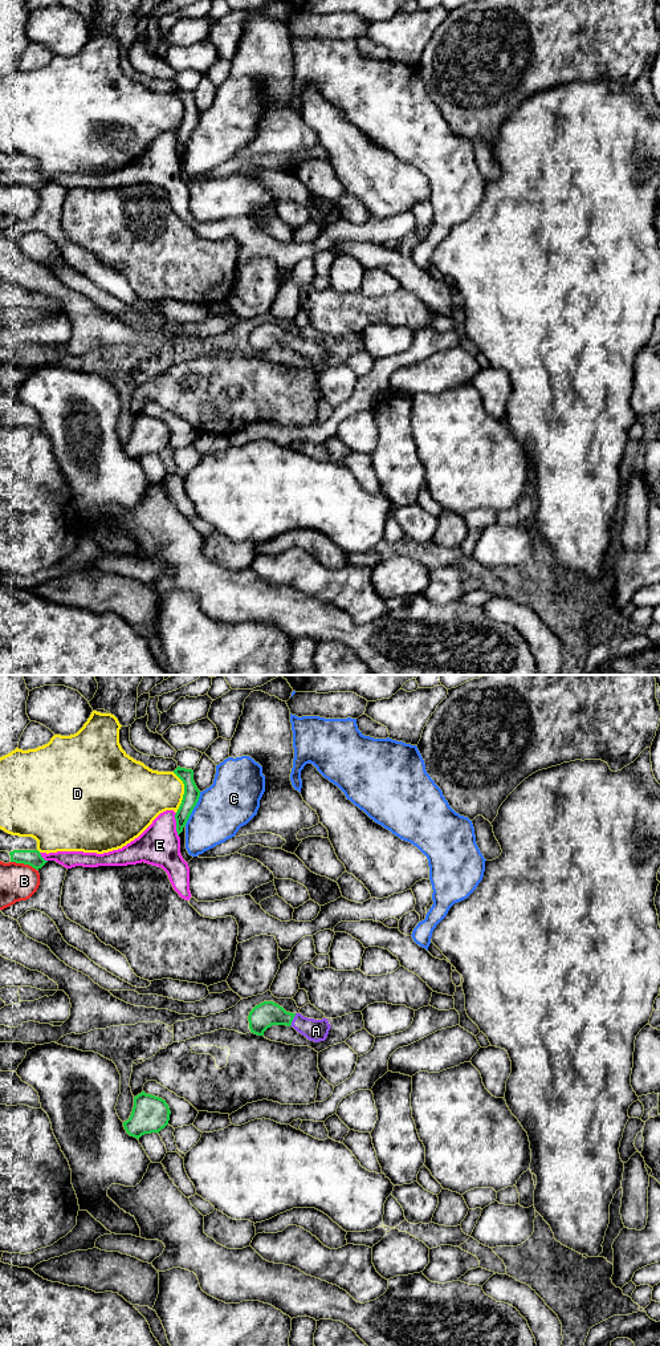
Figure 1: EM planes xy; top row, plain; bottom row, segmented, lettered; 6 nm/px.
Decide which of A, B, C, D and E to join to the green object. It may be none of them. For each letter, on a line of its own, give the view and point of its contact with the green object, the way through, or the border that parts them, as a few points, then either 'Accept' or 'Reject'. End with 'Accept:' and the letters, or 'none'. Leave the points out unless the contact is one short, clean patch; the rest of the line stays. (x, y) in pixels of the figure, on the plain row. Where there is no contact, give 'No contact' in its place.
A: Touches green at xy (292, 341). Path across: xy (263, 337), (280, 337), (292, 341), (316, 352). Accept
B: Touches green at xy (24, 184). Reject
C: Touches green at xy (192, 130). Reject
D: Touches green at xy (184, 113). Reject
E: Touches green at xy (176, 146). Reject
Accept: A

